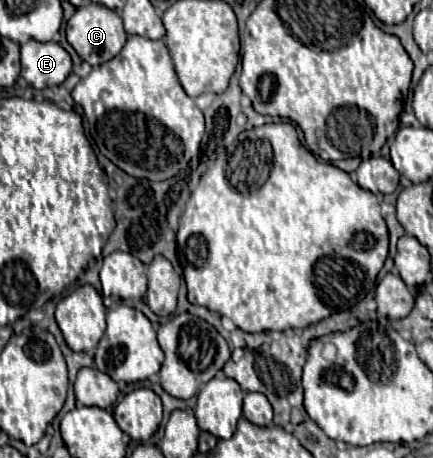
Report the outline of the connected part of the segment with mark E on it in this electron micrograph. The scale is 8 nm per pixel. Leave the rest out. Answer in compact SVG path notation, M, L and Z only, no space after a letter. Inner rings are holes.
M29 40L21 46L21 76L37 90L47 86L59 86L71 74L71 56L57 42L35 42Z

